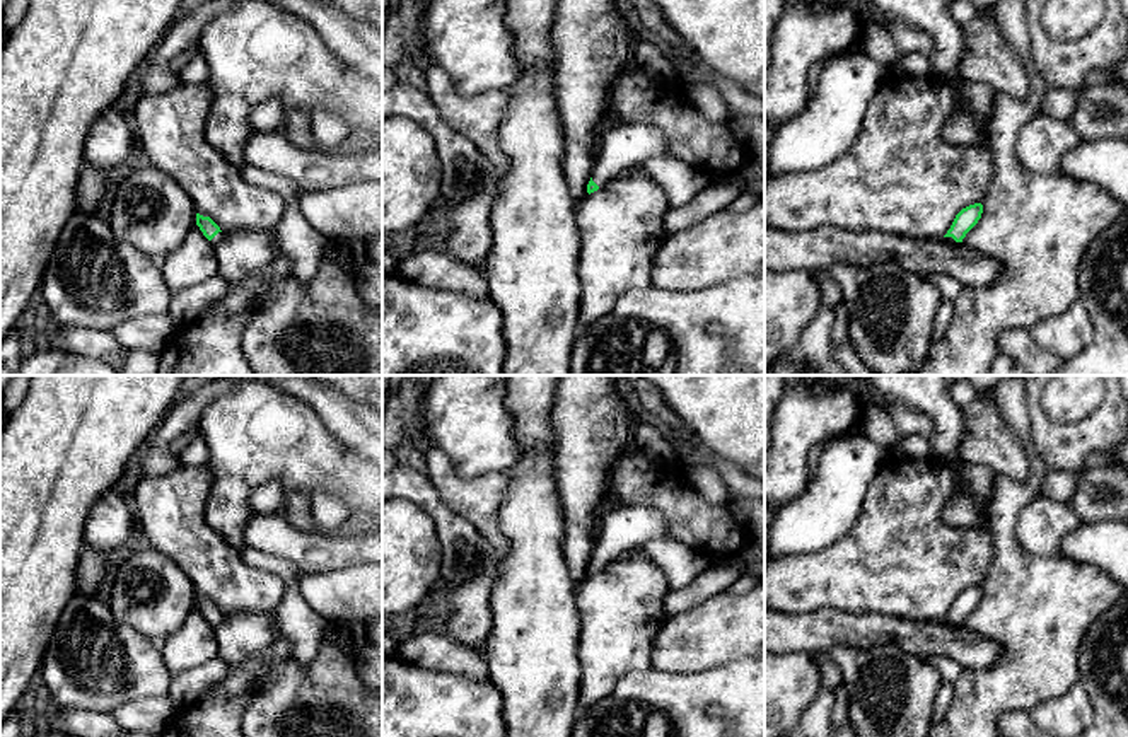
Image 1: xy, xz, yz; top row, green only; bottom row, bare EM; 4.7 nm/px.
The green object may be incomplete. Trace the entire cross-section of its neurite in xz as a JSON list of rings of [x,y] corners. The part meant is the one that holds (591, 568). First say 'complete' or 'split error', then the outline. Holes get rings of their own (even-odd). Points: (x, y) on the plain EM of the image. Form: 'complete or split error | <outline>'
split error | [[[645,505],[608,508],[599,539],[594,546],[587,575],[602,570],[609,561],[630,549],[643,549],[648,541],[671,537],[659,510]]]

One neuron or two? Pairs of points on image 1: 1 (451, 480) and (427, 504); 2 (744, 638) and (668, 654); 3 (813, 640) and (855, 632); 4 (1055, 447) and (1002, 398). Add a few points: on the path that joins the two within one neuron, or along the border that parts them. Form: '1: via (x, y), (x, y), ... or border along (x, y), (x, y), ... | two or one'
1: border along (427, 475), (439, 497), (466, 521) | two
2: via (726, 638), (698, 638), (686, 647) | one
3: via (823, 632), (845, 632) | one
4: border along (1024, 393), (1031, 444), (1045, 461) | two

